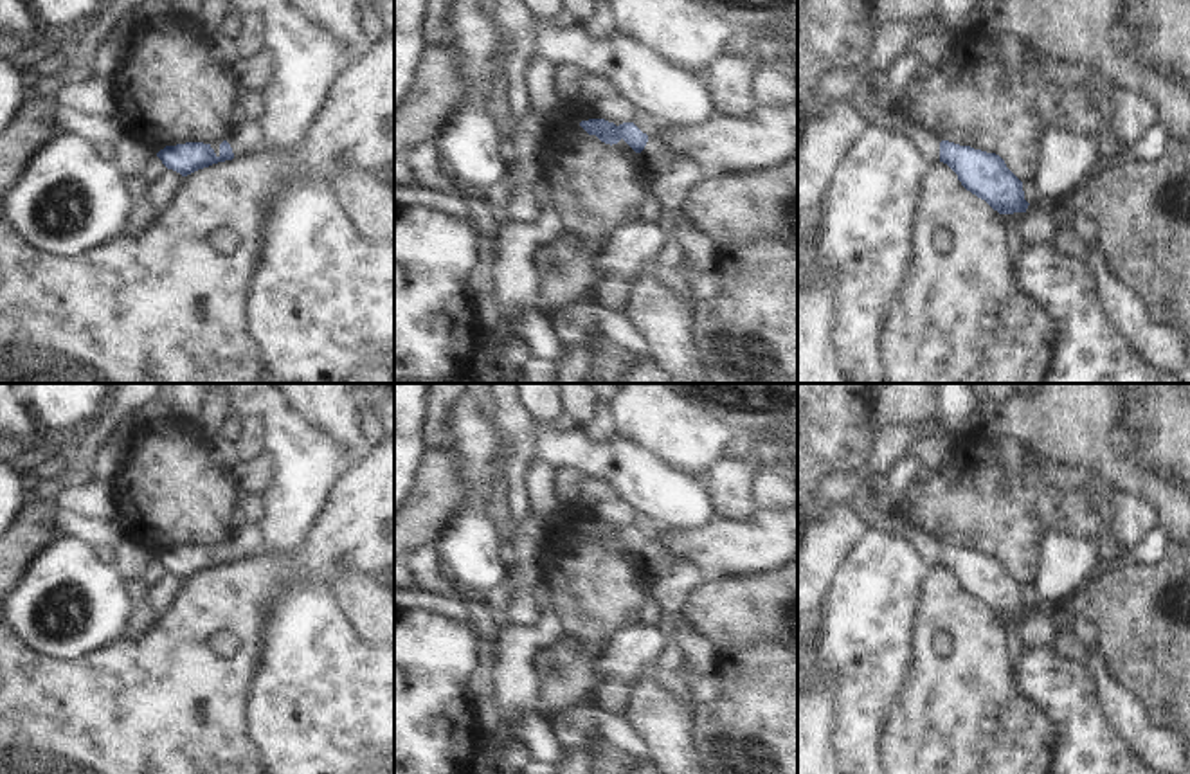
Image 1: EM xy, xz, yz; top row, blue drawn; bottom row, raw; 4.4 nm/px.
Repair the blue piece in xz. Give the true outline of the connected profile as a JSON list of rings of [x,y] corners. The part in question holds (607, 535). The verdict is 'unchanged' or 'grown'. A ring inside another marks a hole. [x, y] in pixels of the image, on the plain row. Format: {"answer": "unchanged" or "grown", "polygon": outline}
{"answer": "unchanged", "polygon": [[[605,522],[581,524],[580,529],[596,538],[605,547],[618,547],[621,542],[636,554],[641,556],[648,545],[648,538],[643,536],[634,526],[623,526],[616,529]]]}

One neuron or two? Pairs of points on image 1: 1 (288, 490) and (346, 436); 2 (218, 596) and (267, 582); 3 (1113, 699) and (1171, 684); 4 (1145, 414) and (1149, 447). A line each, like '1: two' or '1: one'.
1: two
2: one
3: two
4: one

